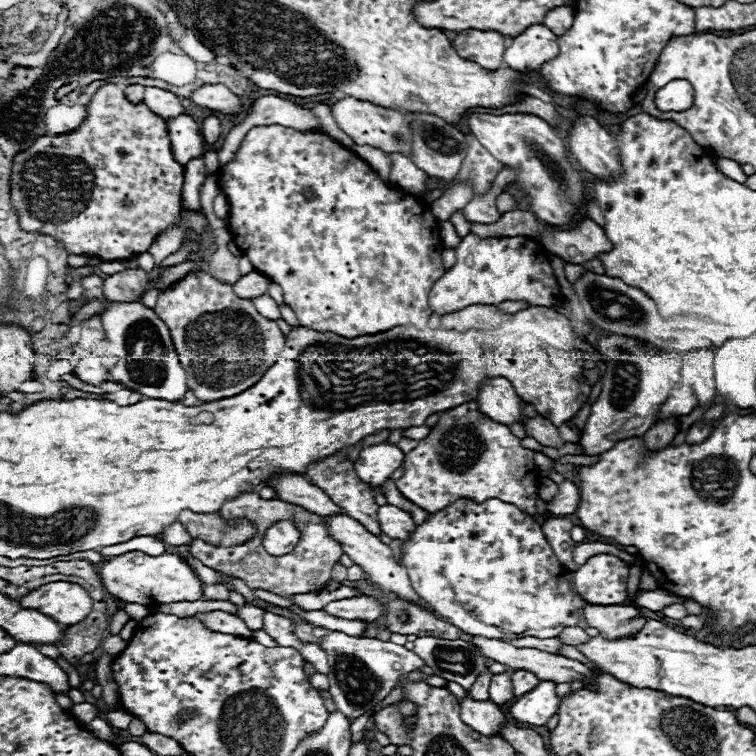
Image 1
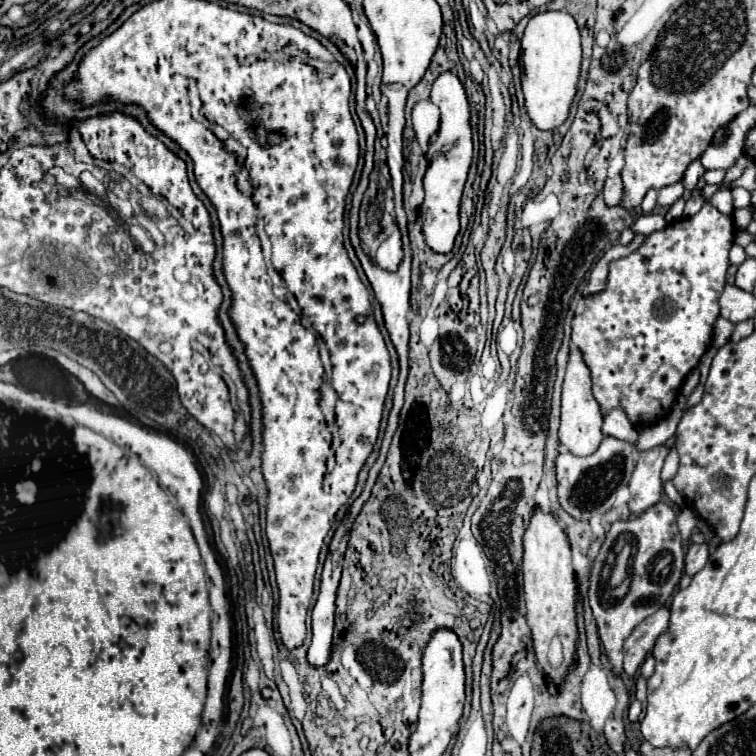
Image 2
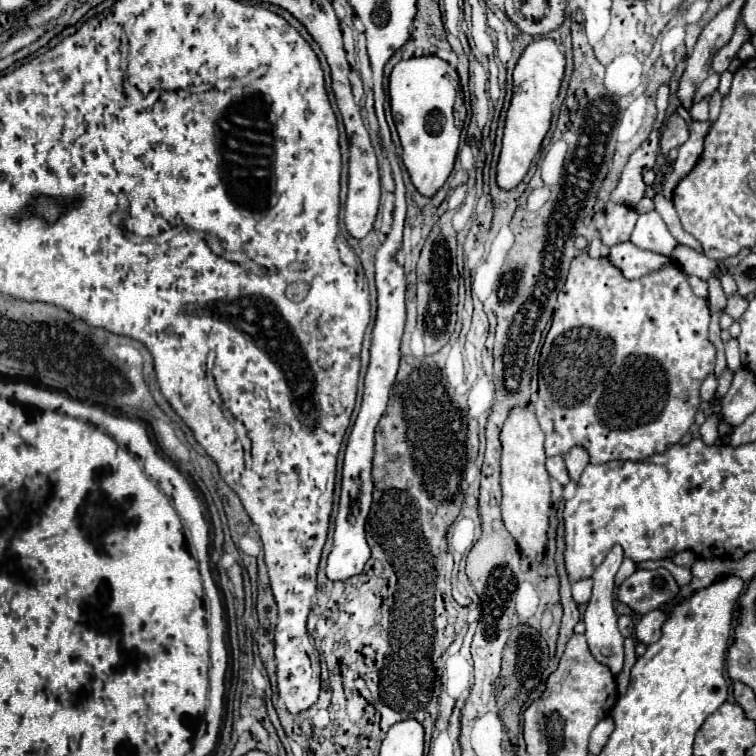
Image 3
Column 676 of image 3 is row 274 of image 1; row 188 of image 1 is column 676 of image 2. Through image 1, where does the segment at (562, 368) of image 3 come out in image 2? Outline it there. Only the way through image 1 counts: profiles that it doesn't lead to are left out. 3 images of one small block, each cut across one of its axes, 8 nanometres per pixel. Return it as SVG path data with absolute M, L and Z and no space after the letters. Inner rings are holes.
M708 200L698 214L680 218L664 230L646 236L646 242L626 258L608 266L608 282L604 292L588 294L576 308L571 323L574 342L588 364L592 376L592 394L606 416L614 408L622 408L636 426L650 426L672 410L680 394L682 382L692 372L712 342L712 326L720 314L718 298L726 284L728 252L734 242L734 220L720 214Z

